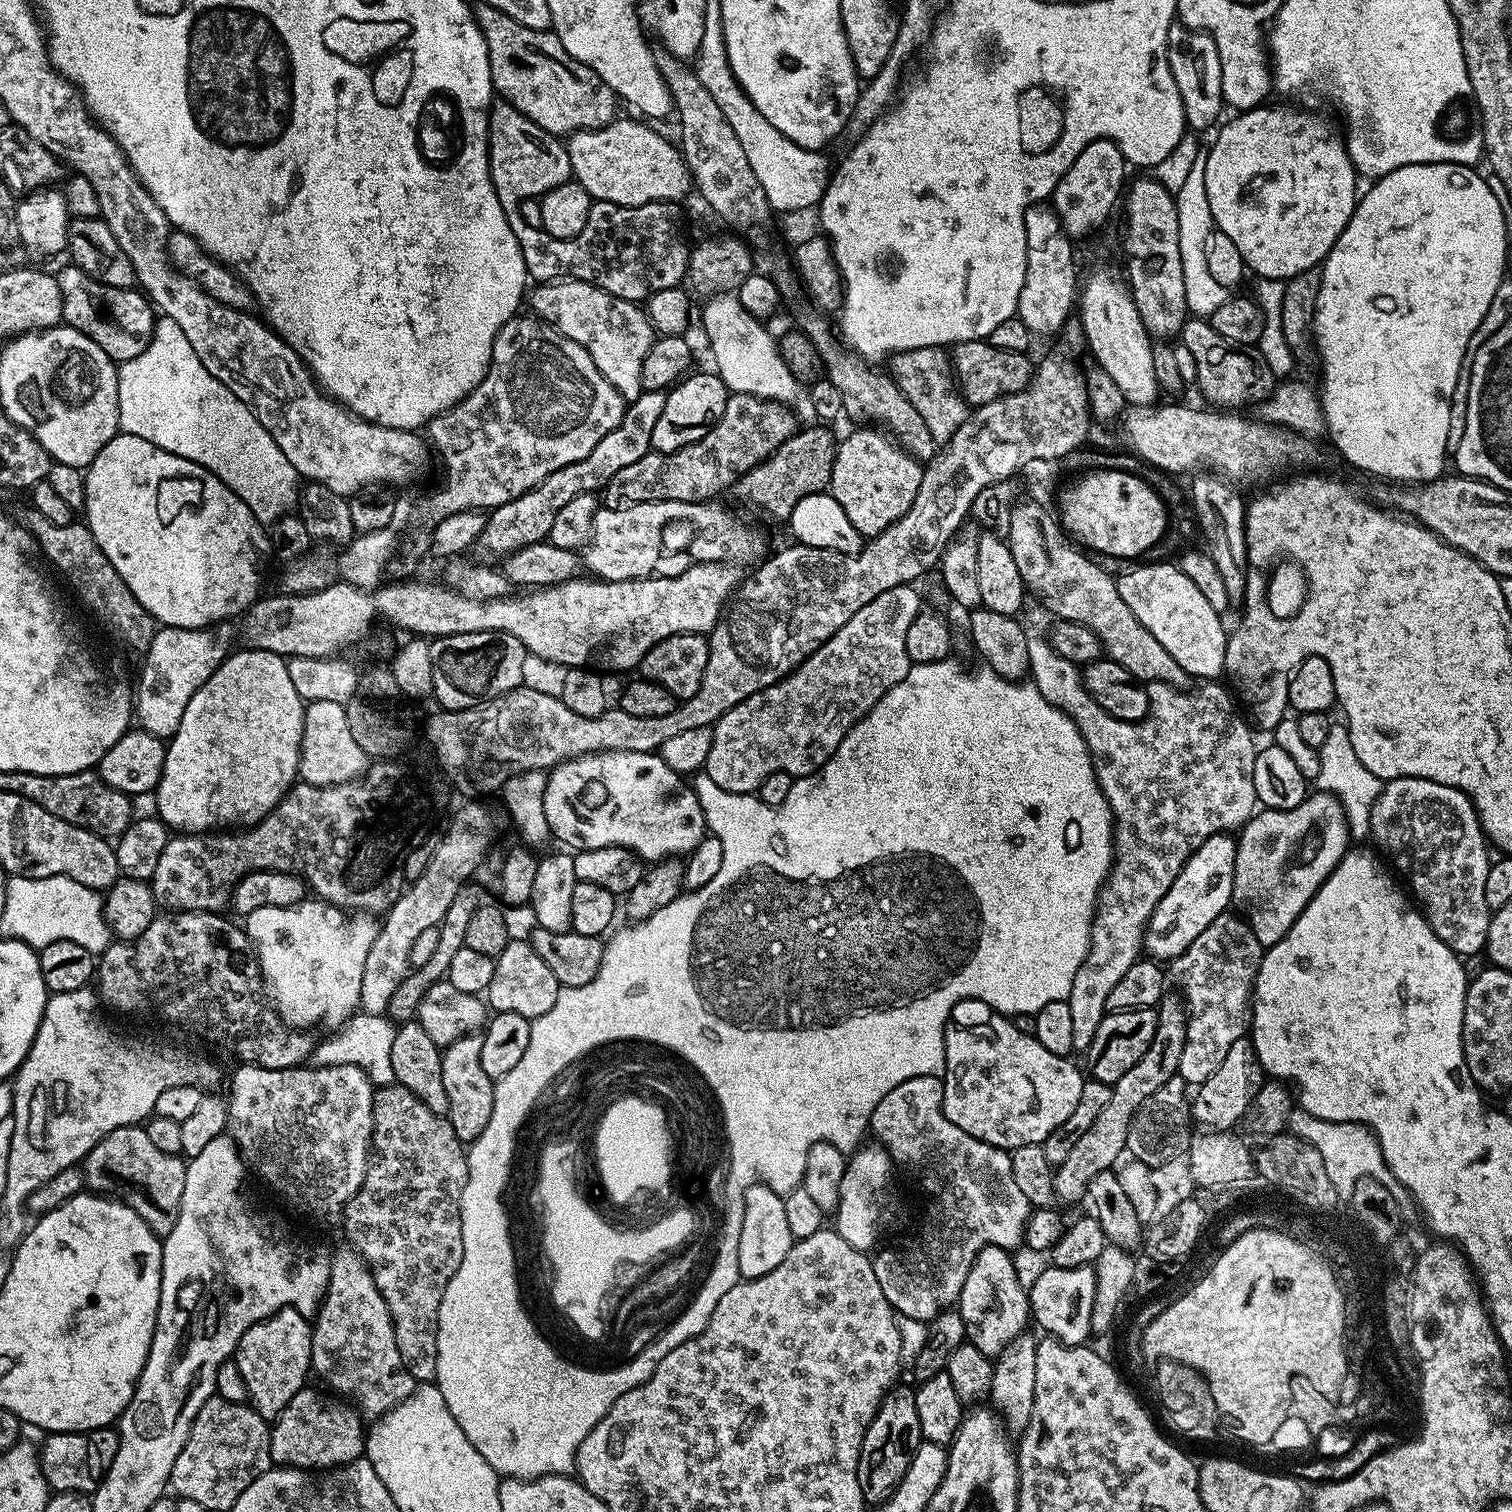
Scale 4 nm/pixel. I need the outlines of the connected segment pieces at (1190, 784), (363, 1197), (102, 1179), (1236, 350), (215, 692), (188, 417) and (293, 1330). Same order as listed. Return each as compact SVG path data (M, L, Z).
M1039 602L1031 604L1022 612L1031 683L1036 685L1038 694L1042 694L1050 706L1058 706L1058 710L1066 713L1078 726L1092 755L1098 786L1110 806L1114 825L1112 869L1100 887L1096 916L1092 920L1092 941L1082 966L1078 966L1078 974L1074 974L1074 986L1070 986L1067 998L1074 1025L1073 1049L1087 1050L1108 1012L1106 998L1110 998L1110 990L1114 990L1122 974L1126 974L1126 970L1130 970L1130 966L1141 959L1144 929L1148 926L1148 920L1158 902L1162 902L1166 890L1170 890L1174 878L1178 878L1184 869L1190 854L1214 834L1231 833L1243 828L1257 811L1258 801L1252 779L1258 743L1252 737L1253 729L1249 721L1236 713L1238 704L1233 693L1227 687L1224 689L1220 682L1204 682L1199 685L1201 688L1185 690L1166 682L1149 680L1146 684L1147 716L1135 724L1114 718L1102 706L1098 706L1090 690L1086 690L1081 669L1066 662L1066 658L1062 658L1062 654L1050 646L1048 632L1054 623L1052 613Z
M395 1082L388 1087L377 1087L375 1093L374 1126L372 1127L372 1152L374 1155L371 1157L366 1170L366 1178L362 1182L358 1194L348 1203L347 1213L342 1220L342 1228L348 1231L347 1243L355 1248L363 1260L368 1263L374 1282L390 1310L394 1322L394 1334L398 1342L398 1354L402 1354L402 1362L406 1366L406 1370L410 1370L410 1374L417 1382L432 1382L435 1381L436 1367L438 1366L436 1331L438 1330L438 1310L442 1306L442 1294L446 1294L446 1286L450 1282L450 1278L454 1278L458 1266L462 1266L462 1250L464 1247L462 1246L460 1199L462 1198L464 1183L468 1177L468 1157L465 1145L458 1138L458 1134L454 1134L454 1126L449 1122L447 1115L430 1110L430 1106L426 1106L426 1102L422 1102L410 1090Z
M147 1127L119 1128L110 1134L82 1161L84 1183L97 1194L118 1194L161 1238L168 1236L178 1222L182 1186L186 1186L188 1165L183 1155L171 1156L158 1150Z
M1189 318L1178 337L1179 343L1190 350L1196 367L1195 387L1209 400L1209 405L1220 410L1240 410L1243 404L1259 405L1272 393L1278 383L1277 373L1264 361L1259 347L1235 344L1218 334L1204 318Z
M247 646L233 651L202 682L182 713L178 730L164 749L162 778L154 789L155 815L180 834L208 834L225 826L259 822L297 783L306 702L294 690L285 657Z
M161 315L150 346L138 358L123 361L116 373L120 432L146 438L178 458L198 462L230 486L261 522L275 522L297 507L302 480L294 466L252 409L202 366L174 318Z
M284 1308L281 1312L275 1312L268 1320L258 1322L242 1334L242 1338L236 1347L234 1357L242 1378L245 1379L247 1399L251 1407L256 1409L258 1415L267 1422L275 1421L280 1411L298 1394L298 1390L305 1387L307 1376L310 1376L312 1367L312 1324L309 1317L304 1316L297 1308Z

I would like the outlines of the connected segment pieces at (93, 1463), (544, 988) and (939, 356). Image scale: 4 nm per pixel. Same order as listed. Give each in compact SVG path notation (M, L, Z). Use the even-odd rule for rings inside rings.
M115 1427L99 1428L89 1432L53 1432L39 1449L40 1468L48 1480L49 1489L53 1493L78 1492L91 1494L102 1482L104 1472L114 1462L114 1454L118 1454L120 1434Z
M509 939L505 948L495 957L494 978L490 978L486 989L486 1004L493 1013L522 1014L527 1020L537 1020L546 1010L558 1002L560 983L554 978L554 970L542 962L538 950L527 939Z
M919 348L909 352L898 352L891 357L891 375L896 385L910 398L914 410L922 414L922 422L930 429L930 434L938 442L946 442L952 437L952 433L966 422L970 414L970 405L963 396L954 379L950 356L944 348Z

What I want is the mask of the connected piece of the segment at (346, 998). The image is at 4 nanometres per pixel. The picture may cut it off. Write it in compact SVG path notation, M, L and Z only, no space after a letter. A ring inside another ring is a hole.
M305 898L294 906L261 906L243 917L242 927L260 960L260 972L264 975L271 1003L285 1024L296 1030L312 1030L315 1024L325 1024L328 1030L336 1030L358 1012L366 956L378 929L375 915L349 914L326 900Z

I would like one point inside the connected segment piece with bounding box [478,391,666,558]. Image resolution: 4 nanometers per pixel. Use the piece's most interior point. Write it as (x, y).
(526, 520)

